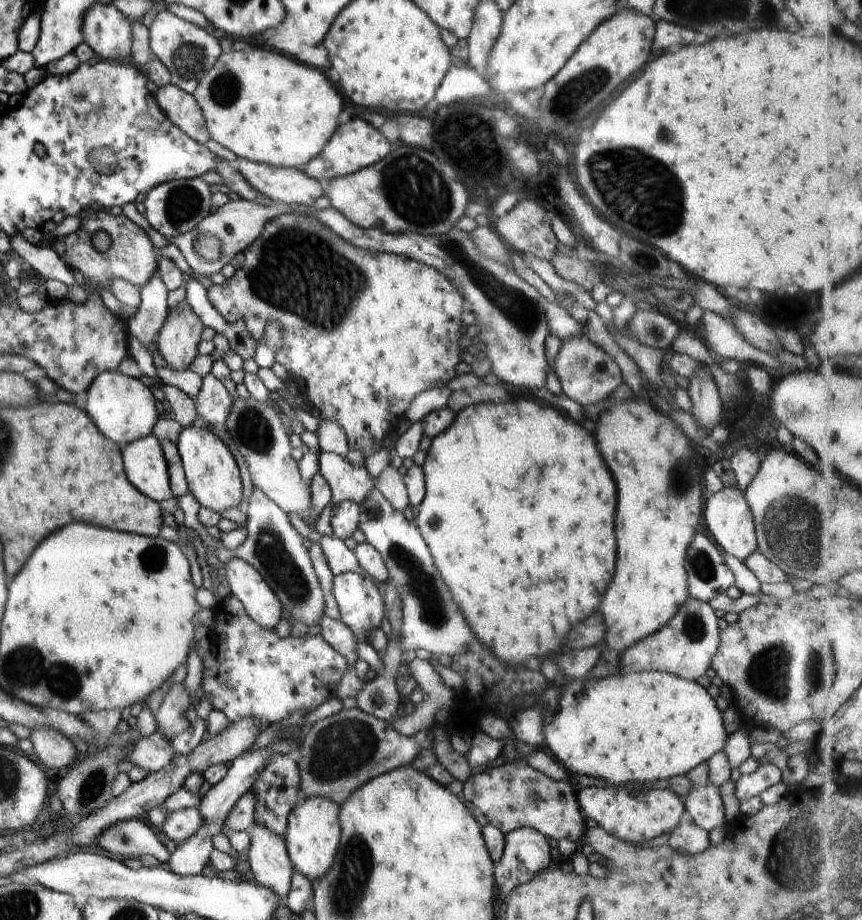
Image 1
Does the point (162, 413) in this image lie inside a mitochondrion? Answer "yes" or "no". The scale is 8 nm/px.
no

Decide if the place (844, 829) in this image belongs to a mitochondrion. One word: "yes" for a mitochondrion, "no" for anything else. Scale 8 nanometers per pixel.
yes

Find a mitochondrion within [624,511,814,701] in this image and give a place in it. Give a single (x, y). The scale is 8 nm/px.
(766, 674)

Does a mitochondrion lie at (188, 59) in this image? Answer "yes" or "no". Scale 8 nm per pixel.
yes

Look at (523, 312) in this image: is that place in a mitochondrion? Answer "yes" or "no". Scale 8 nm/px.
yes

